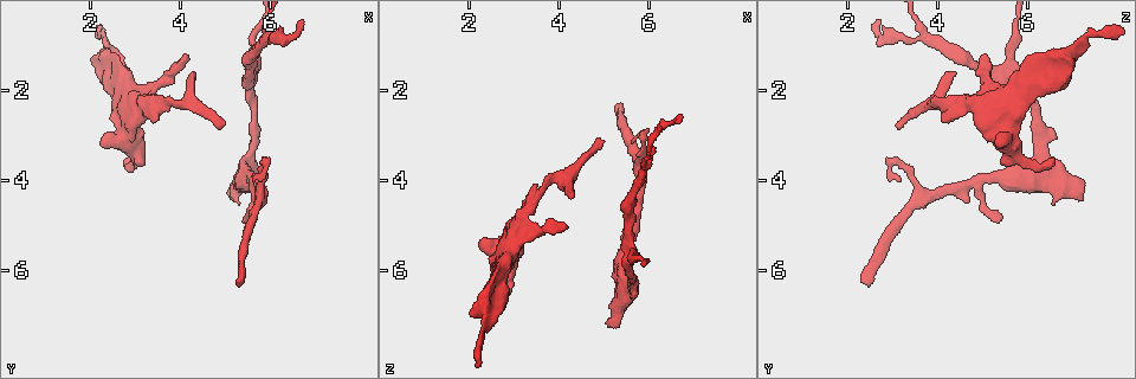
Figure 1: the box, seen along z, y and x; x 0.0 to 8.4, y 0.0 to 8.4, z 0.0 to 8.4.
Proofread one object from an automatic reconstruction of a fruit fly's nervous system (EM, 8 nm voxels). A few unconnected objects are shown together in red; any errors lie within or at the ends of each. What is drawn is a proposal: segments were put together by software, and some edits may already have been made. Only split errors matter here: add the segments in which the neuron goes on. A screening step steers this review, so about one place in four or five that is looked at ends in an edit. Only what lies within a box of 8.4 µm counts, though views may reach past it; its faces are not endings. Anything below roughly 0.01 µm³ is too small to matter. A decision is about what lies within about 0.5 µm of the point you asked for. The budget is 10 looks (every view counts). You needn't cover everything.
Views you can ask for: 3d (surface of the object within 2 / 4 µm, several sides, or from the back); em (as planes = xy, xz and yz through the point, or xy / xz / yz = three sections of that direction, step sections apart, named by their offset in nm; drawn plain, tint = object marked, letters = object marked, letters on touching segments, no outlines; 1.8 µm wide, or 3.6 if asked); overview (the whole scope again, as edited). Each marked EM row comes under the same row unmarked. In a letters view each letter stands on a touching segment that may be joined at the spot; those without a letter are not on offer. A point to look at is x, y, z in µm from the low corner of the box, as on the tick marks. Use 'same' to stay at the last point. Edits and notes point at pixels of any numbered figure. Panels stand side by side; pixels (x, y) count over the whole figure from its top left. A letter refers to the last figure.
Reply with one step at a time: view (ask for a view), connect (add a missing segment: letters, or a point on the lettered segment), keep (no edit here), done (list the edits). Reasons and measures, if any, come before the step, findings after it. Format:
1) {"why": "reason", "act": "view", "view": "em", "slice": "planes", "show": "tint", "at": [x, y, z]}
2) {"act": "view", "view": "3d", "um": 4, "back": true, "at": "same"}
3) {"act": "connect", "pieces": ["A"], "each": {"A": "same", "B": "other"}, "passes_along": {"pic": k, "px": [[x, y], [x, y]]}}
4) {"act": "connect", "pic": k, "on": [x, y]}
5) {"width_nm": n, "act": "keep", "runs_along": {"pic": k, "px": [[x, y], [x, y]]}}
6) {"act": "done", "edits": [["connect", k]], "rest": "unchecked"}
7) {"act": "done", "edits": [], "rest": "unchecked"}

{"why": "thin end", "act": "view", "view": "3d", "um": 4, "at": [5.80, 4.05, 2.90]}

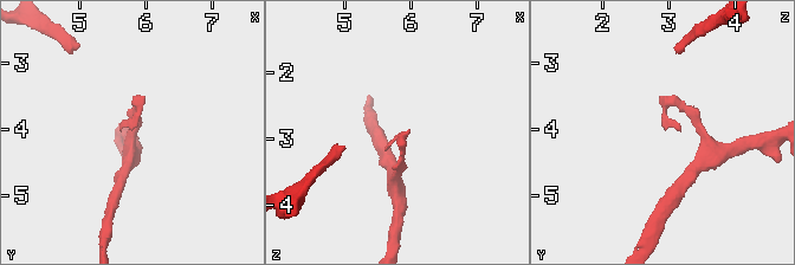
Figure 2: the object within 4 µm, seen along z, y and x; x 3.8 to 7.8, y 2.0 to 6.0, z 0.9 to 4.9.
{"act": "view", "view": "em", "um": 3.6, "slice": "planes", "show": "letters", "at": [5.75, 4.00, 2.95]}

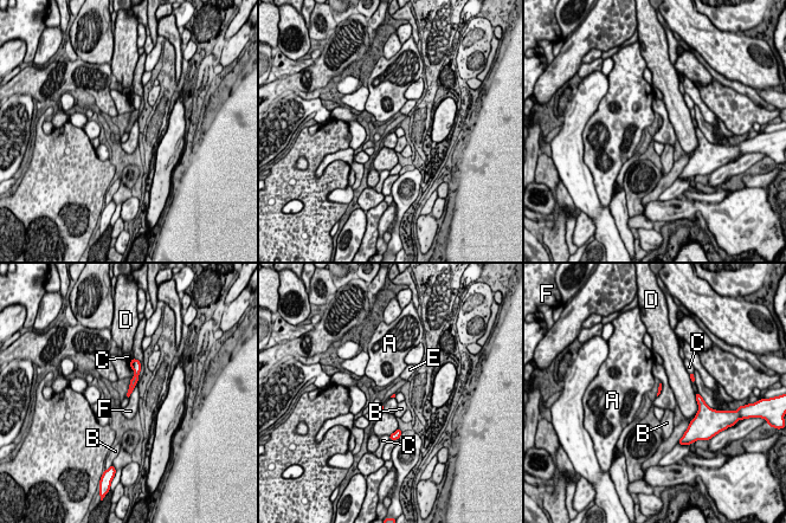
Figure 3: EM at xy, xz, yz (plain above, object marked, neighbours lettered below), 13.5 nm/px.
{"act": "keep", "each": {"A": "other", "B": "other", "C": "other", "D": "other", "E": "other", "F": "other"}, "border": {"pic": 3, "px": [[135, 357], [140, 374], [128, 396]]}, "found": "none of them fits"}

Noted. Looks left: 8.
{"why": "thin end", "act": "view", "view": "em", "slice": "yz", "step": 8, "show": "letters", "at": [5.25, 6.35, 2.40]}

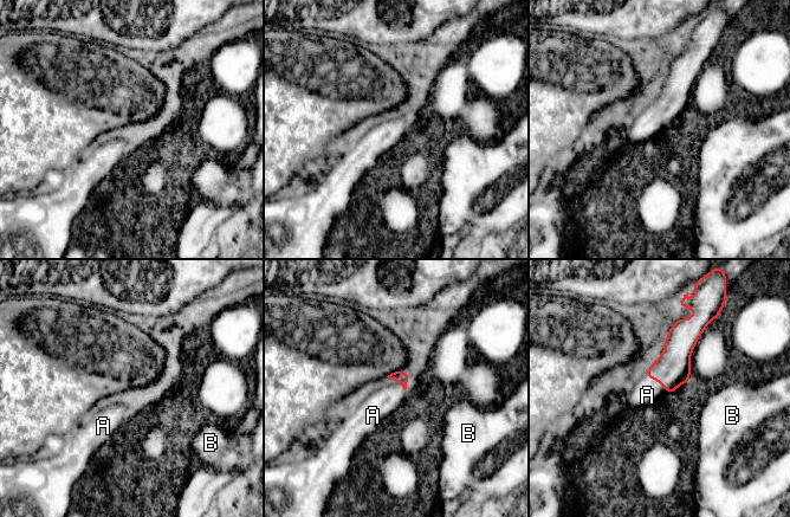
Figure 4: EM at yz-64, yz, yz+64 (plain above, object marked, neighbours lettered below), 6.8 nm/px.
{"act": "connect", "pieces": ["A"], "each": {"A": "same", "B": "other"}, "passes_along": {"pic": 4, "px": [[672, 368], [658, 381], [647, 395]]}, "found": "the neuron continues"}

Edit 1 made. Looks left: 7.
{"why": "see it whole again", "act": "view", "view": "overview"}

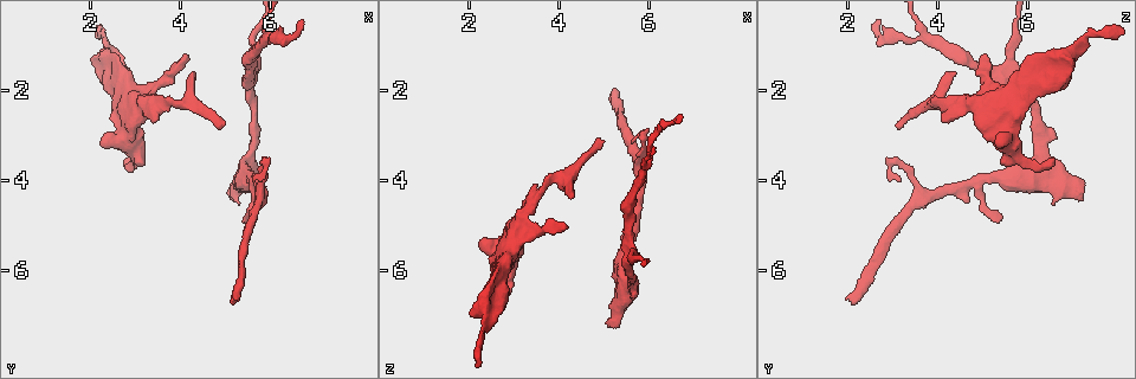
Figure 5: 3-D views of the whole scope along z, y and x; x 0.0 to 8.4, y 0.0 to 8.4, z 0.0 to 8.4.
{"why": "a fork", "act": "view", "view": "3d", "um": 2, "at": [3.35, 2.25, 4.50]}

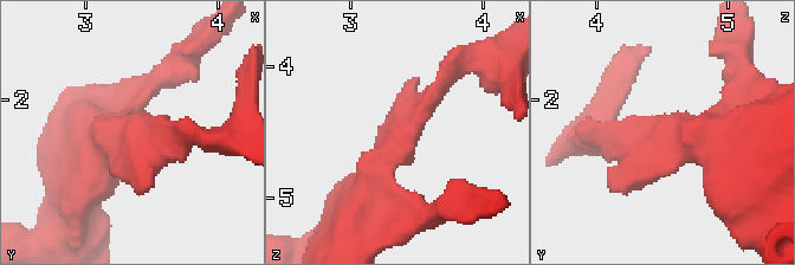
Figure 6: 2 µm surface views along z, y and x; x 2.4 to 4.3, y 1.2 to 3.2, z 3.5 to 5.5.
{"act": "view", "view": "em", "slice": "yz", "step": 8, "show": "tint", "at": [3.40, 2.22, 4.54]}

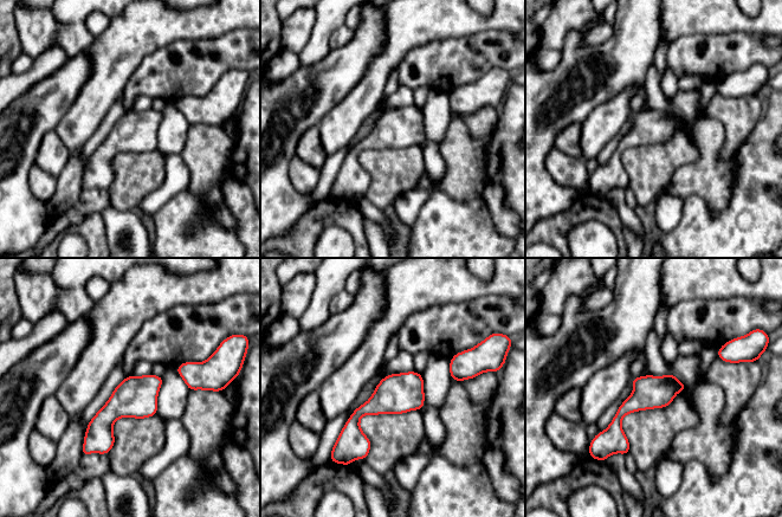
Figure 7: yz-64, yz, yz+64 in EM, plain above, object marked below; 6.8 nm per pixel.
{"act": "view", "view": "em", "slice": "xz", "step": 4, "show": "letters", "at": "same"}

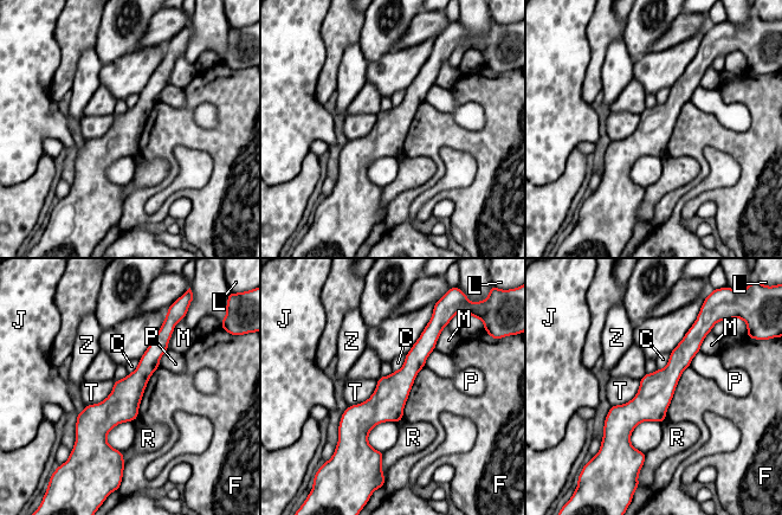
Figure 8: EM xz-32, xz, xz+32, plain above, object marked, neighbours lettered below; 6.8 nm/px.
{"width_nm": 220, "act": "keep", "each": {"C": "other", "F": "other", "J": "other", "L": "other", "M": "other", "P": "other", "R": "other", "T": "other", "Z": "other"}, "border": {"pic": 8, "px": [[128, 373], [123, 378], [114, 380]]}, "found": "none of them fits"}

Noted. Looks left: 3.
{"why": "thick turns thin", "act": "view", "view": "em", "slice": "xy", "step": 4, "show": "letters", "at": [2.50, 1.60, 6.75]}

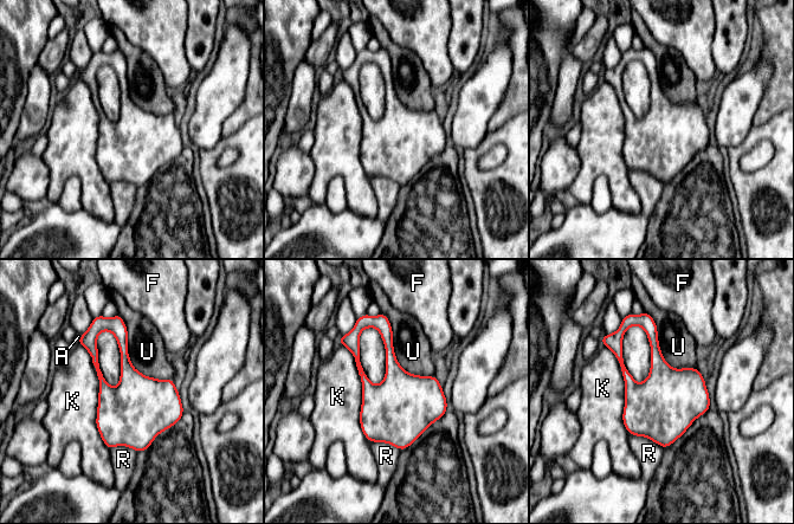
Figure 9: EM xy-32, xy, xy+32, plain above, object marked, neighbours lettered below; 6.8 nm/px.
{"act": "keep", "each": {"A": "other", "F": "other", "K": "other", "R": "other", "U": "other"}, "border": {"pic": 9, "px": [[118, 314], [130, 363], [172, 379]]}, "found": "no lettered segment goes on from it"}

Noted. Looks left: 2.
{"act": "done", "edits": [["connect", 4]], "rest": "unchecked"}

